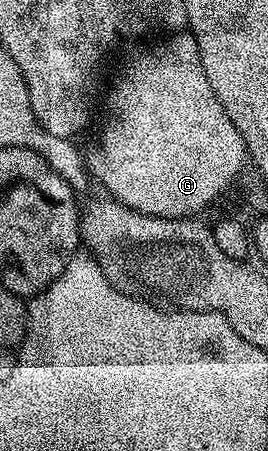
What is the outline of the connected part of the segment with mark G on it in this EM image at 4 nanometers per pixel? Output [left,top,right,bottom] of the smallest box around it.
[85,32,247,218]

